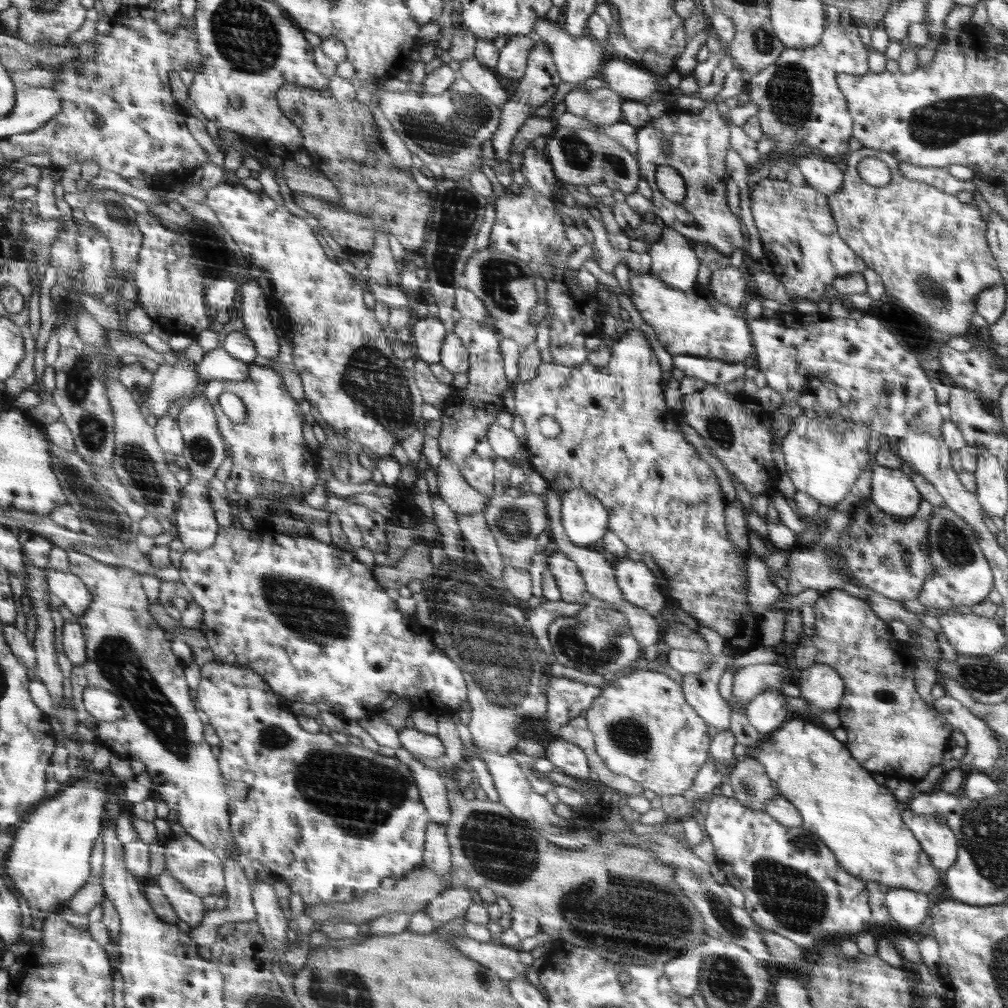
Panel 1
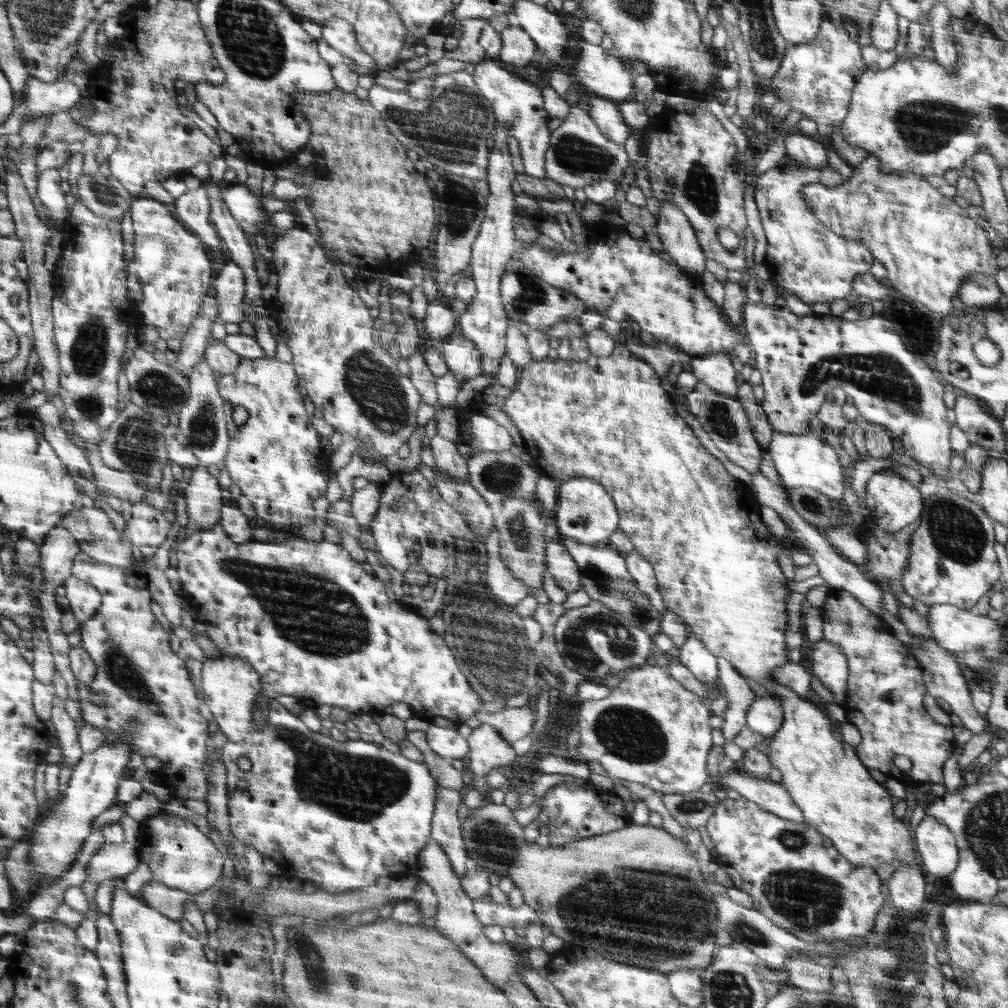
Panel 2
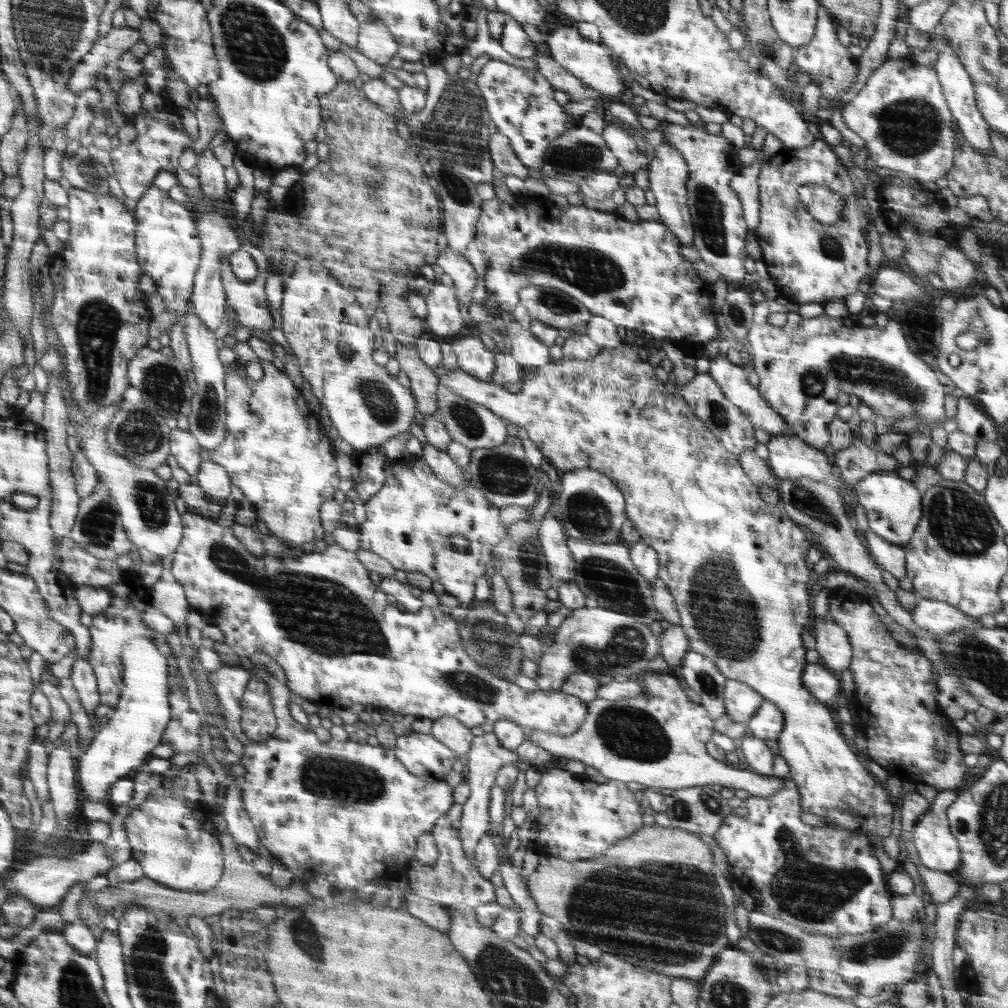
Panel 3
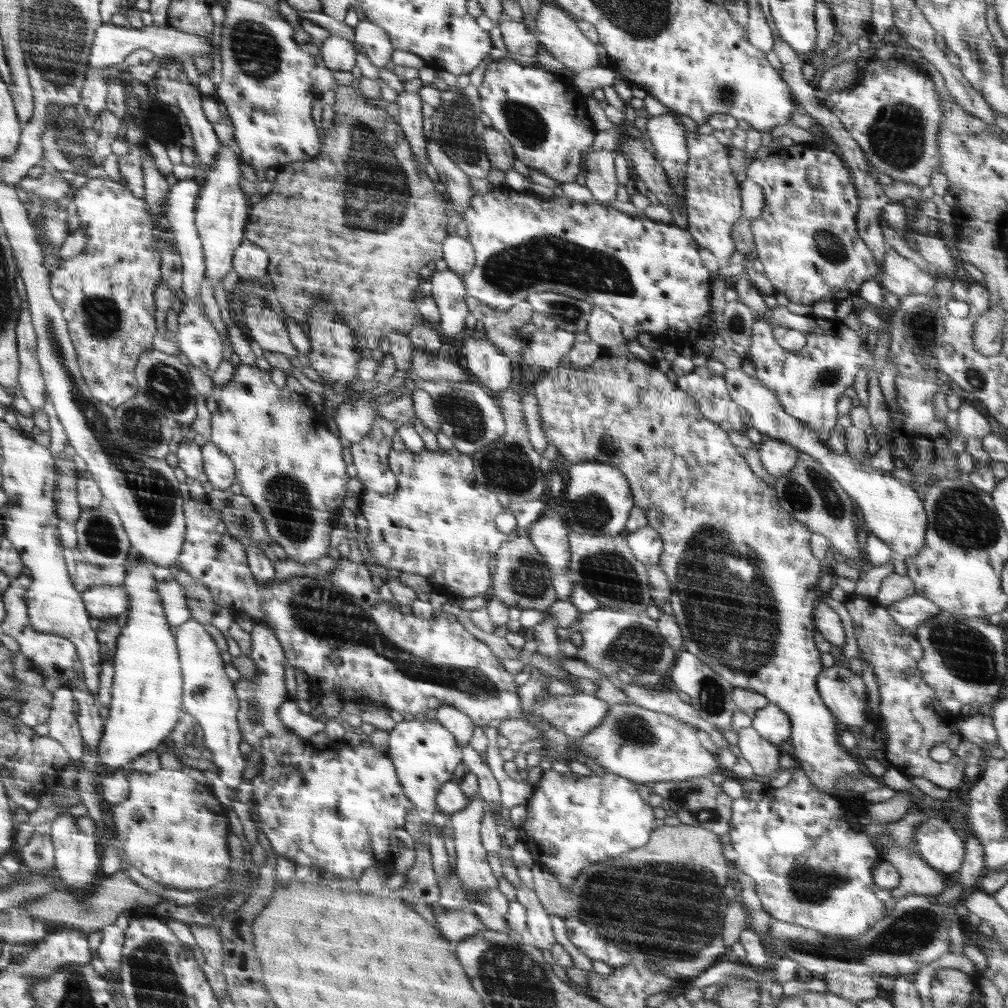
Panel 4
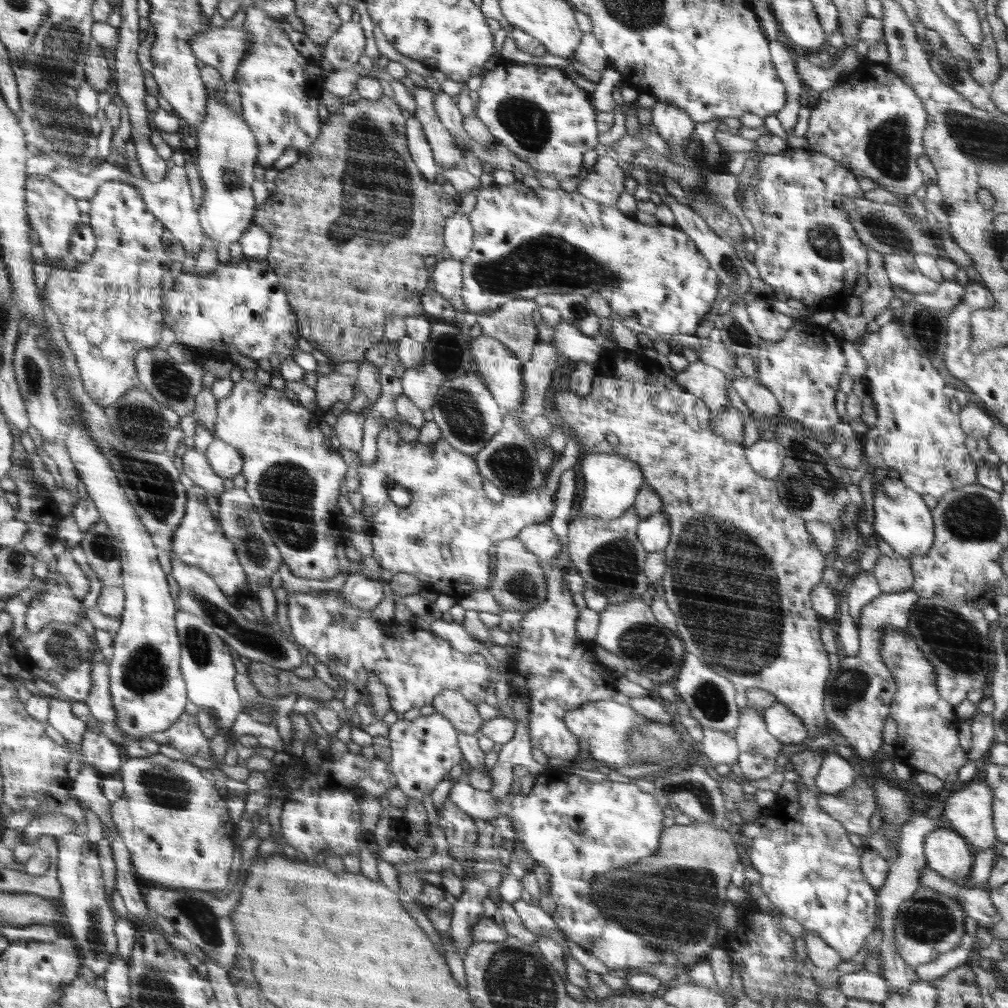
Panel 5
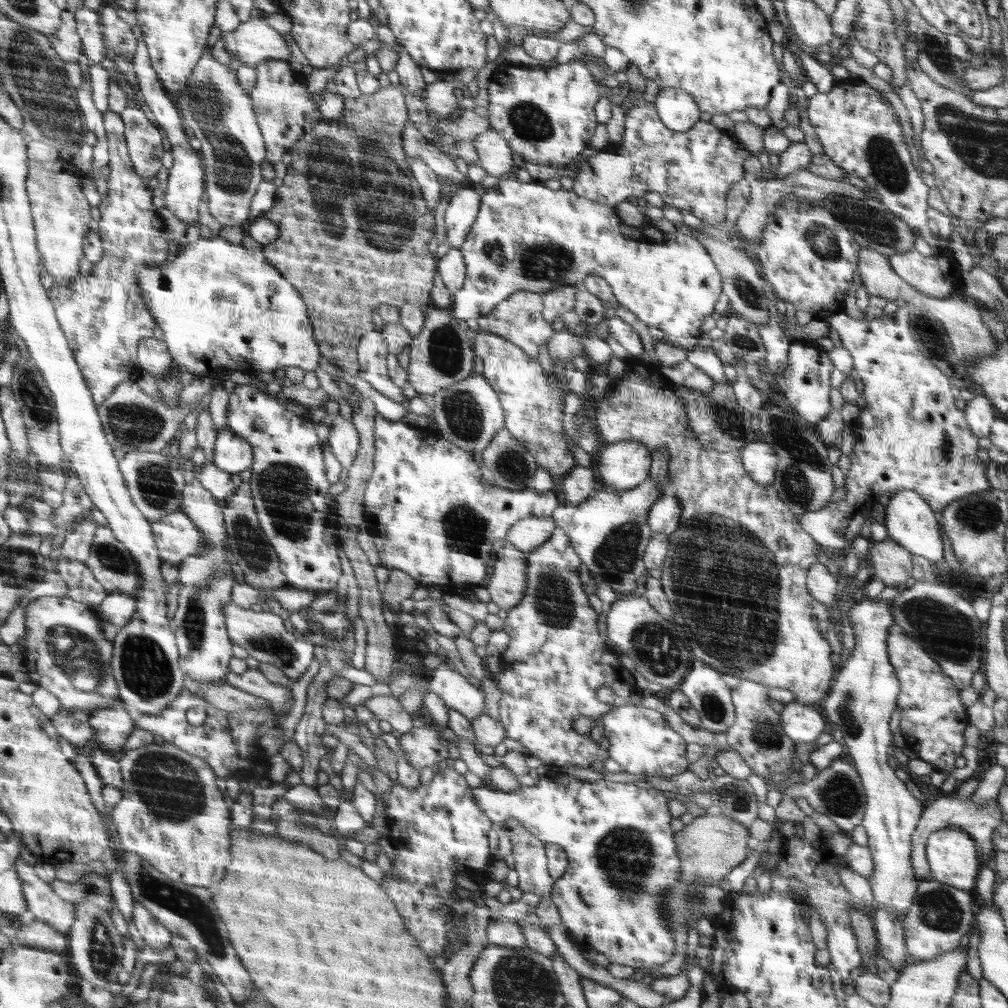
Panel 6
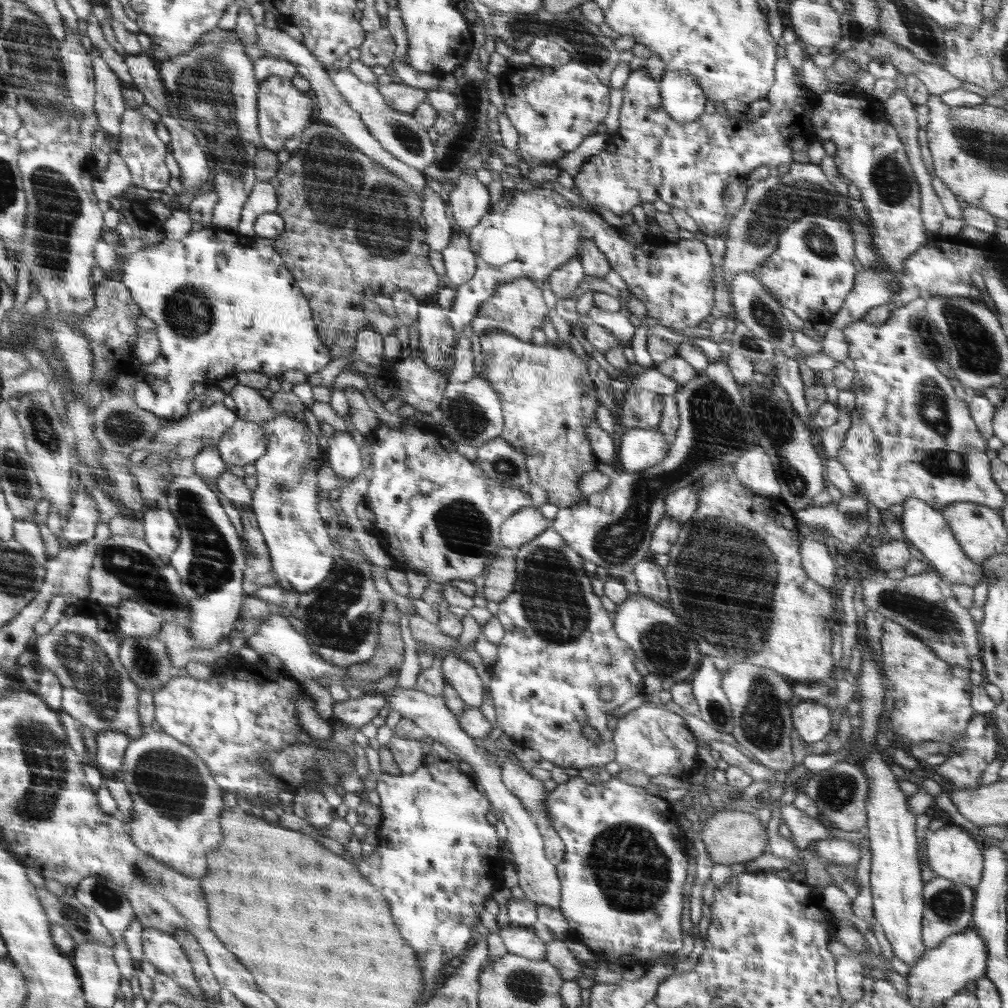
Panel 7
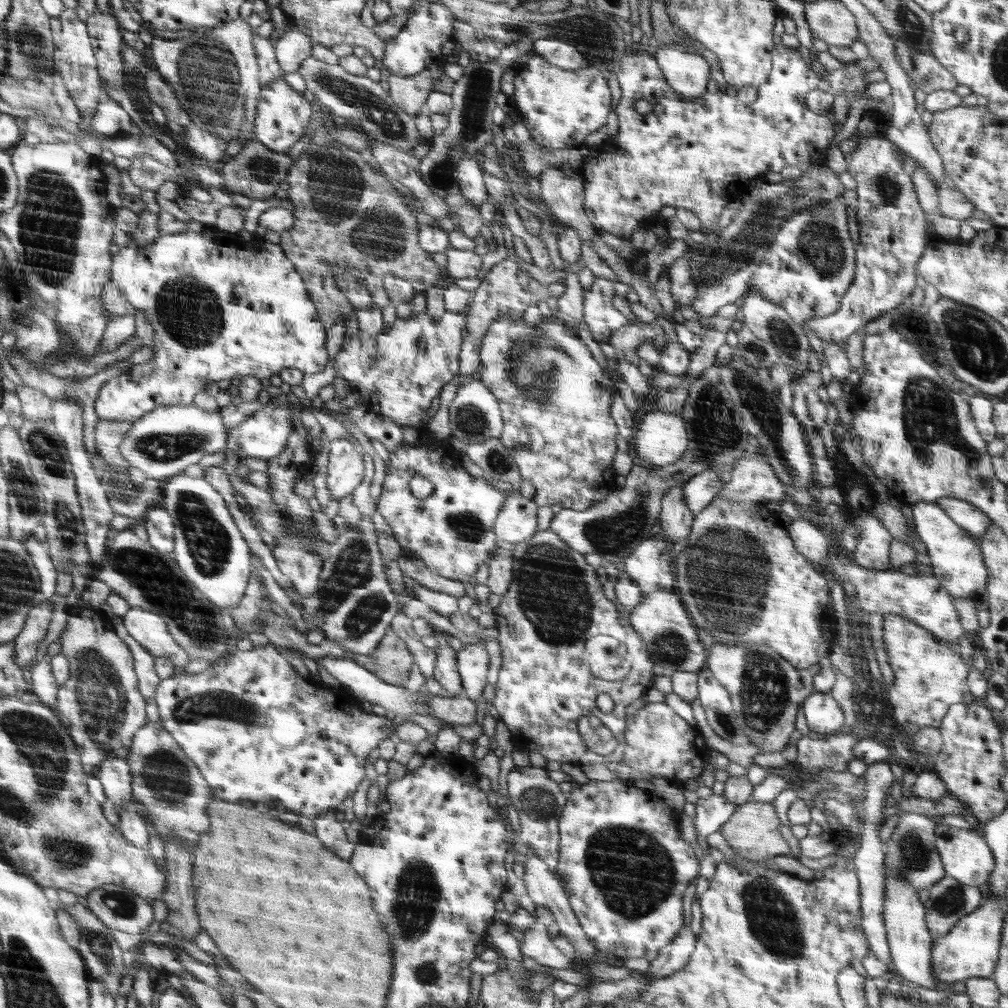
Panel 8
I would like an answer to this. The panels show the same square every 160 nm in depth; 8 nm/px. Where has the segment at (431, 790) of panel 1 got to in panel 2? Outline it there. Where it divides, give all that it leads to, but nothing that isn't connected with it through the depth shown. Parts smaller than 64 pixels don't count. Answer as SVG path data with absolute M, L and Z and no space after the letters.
M438 785L435 791L435 814L431 824L431 839L444 850L458 878L462 878L469 861L466 842L458 821L461 791L448 790Z

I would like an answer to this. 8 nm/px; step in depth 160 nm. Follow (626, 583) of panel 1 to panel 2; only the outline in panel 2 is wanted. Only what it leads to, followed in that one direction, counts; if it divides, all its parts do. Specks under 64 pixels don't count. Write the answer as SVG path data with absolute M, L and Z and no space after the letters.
M636 549L625 555L625 561L627 571L636 586L649 598L651 605L660 611L663 616L665 606L652 565L646 562Z

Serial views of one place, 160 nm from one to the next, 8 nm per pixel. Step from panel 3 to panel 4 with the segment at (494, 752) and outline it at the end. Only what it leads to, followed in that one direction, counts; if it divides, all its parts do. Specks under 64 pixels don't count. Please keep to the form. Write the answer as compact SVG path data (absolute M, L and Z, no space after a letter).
M474 795L470 803L462 811L451 813L451 823L448 824L454 830L454 846L456 847L455 873L462 879L463 885L471 898L471 906L479 901L477 894L485 888L494 888L498 879L494 877L492 869L487 861L487 853L481 840L482 820L485 814L485 802L482 797Z

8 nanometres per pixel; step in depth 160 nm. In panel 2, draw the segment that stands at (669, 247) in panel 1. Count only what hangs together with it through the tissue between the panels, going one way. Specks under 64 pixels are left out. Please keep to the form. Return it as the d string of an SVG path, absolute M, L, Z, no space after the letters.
M663 200L656 224L664 252L686 276L700 278L705 272L705 256L687 216L671 202Z

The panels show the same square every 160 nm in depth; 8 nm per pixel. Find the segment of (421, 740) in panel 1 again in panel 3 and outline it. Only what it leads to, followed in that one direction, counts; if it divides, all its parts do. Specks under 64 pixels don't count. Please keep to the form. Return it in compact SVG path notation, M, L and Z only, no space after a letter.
M450 716L436 719L431 734L434 739L438 739L442 745L452 750L457 758L469 752L474 738L470 727L464 727L458 719Z

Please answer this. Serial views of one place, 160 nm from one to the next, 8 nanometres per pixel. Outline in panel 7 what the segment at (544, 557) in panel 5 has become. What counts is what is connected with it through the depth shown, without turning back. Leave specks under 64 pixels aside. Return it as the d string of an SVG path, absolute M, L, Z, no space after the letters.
M534 506L524 507L508 517L501 526L502 547L518 548L548 530L548 519Z

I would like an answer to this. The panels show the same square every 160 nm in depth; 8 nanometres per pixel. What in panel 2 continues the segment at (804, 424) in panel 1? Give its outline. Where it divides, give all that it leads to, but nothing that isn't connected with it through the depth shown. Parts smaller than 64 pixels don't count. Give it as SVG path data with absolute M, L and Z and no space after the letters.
M775 430L767 451L773 458L779 480L785 488L807 486L824 493L824 496L830 499L840 500L843 498L845 484L843 483L844 472L840 465L840 458L836 450L826 440L821 440L820 436L816 436L814 432L790 434Z

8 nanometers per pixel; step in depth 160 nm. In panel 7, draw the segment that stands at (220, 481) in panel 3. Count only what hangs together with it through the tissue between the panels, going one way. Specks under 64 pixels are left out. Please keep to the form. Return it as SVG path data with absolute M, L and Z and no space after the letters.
M237 418L235 424L217 444L225 468L255 463L266 454L268 439L263 428L250 420Z

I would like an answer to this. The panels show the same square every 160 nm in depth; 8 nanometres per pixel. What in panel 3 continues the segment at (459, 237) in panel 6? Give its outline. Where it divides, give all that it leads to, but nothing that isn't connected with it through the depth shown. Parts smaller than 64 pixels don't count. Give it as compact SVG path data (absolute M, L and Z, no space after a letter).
M446 247L436 260L436 264L453 280L456 292L473 293L478 276L466 256Z

